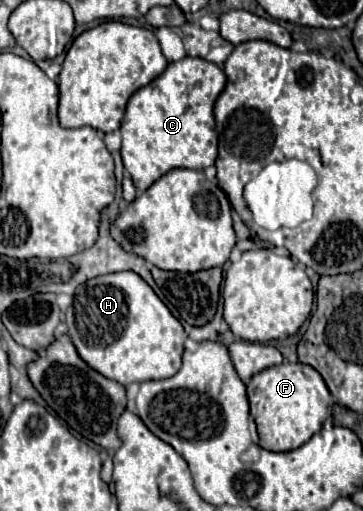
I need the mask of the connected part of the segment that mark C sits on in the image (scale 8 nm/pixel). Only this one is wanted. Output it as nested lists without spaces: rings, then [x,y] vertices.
[[[184,57],[180,61],[174,61],[166,67],[166,71],[156,77],[152,83],[136,91],[126,107],[124,119],[122,119],[122,161],[128,173],[132,175],[132,181],[140,193],[144,193],[154,181],[158,181],[162,175],[166,175],[170,169],[186,167],[186,169],[206,169],[214,165],[216,161],[216,149],[218,149],[218,135],[214,129],[214,103],[218,95],[226,87],[226,75],[224,71],[200,57]]]

